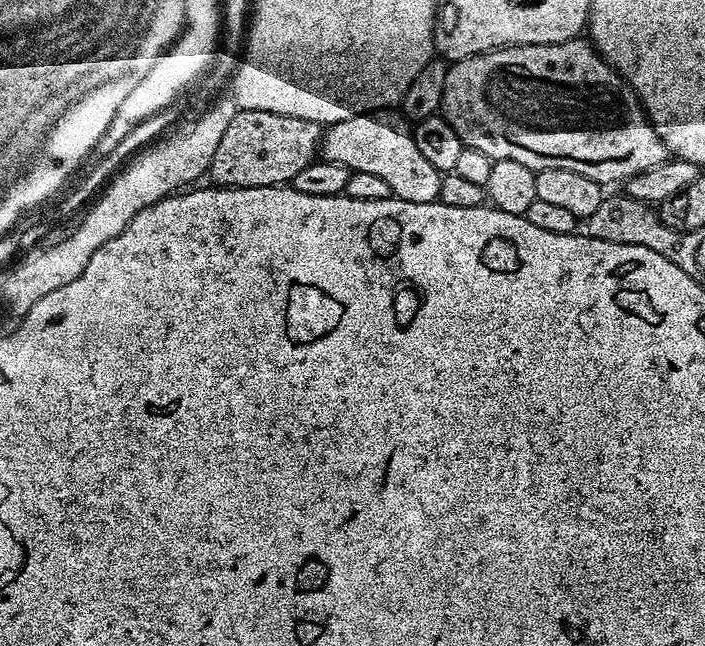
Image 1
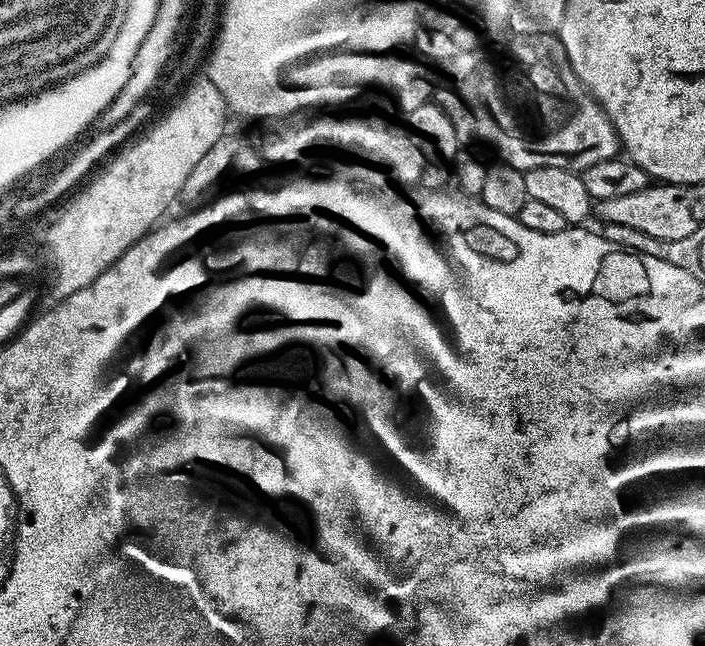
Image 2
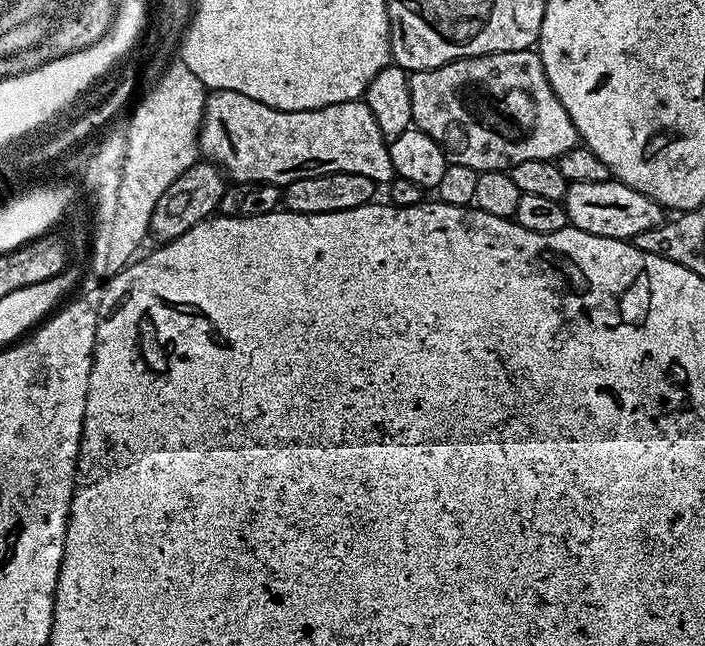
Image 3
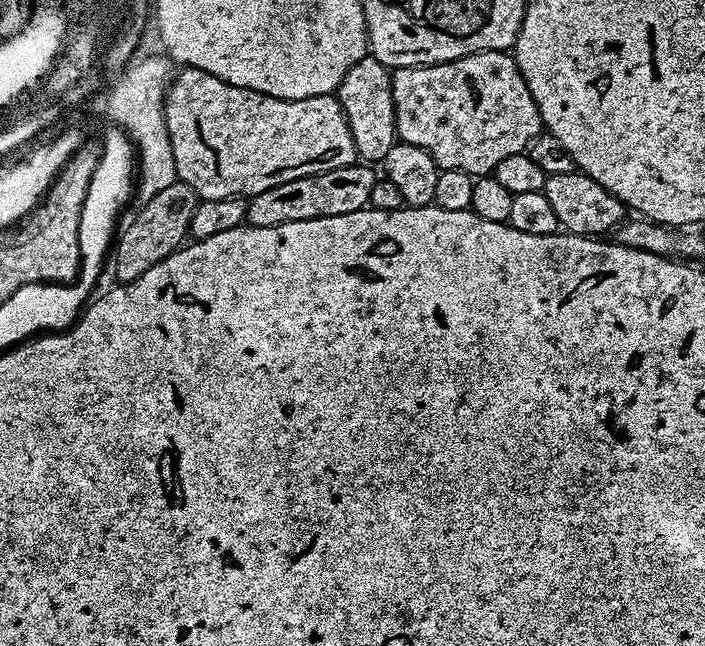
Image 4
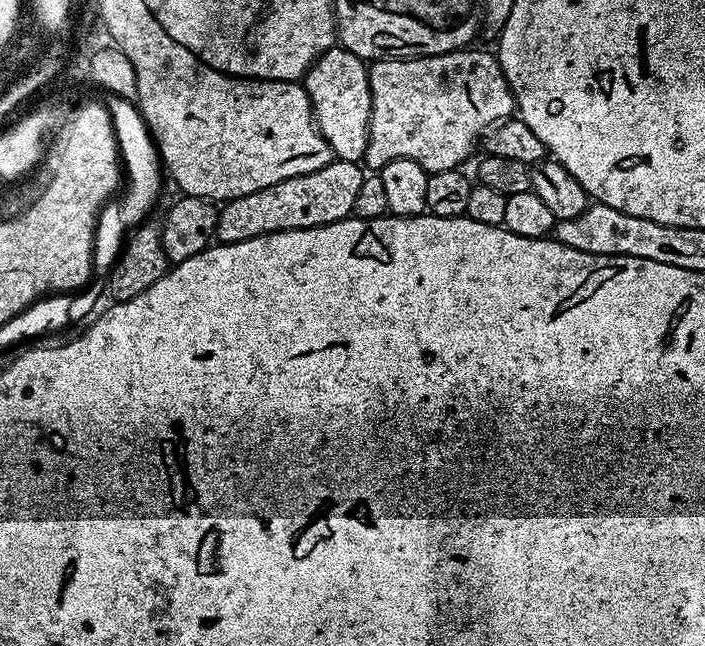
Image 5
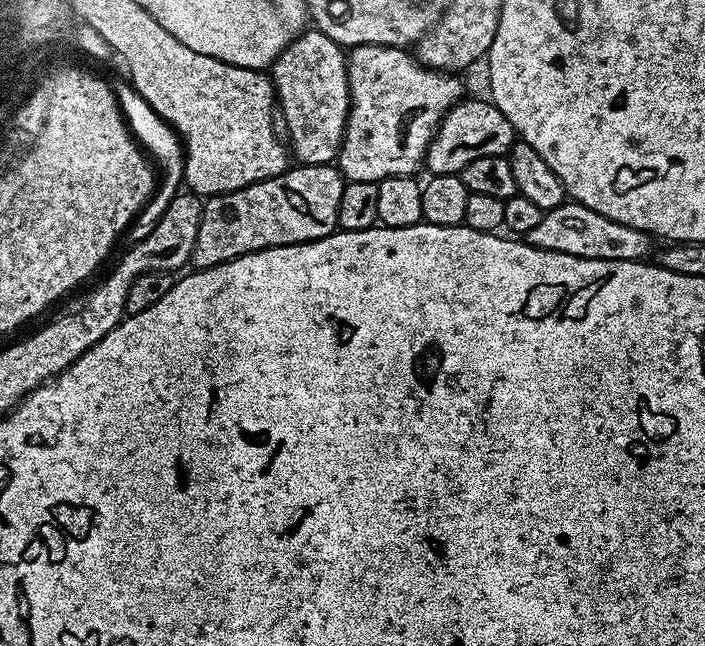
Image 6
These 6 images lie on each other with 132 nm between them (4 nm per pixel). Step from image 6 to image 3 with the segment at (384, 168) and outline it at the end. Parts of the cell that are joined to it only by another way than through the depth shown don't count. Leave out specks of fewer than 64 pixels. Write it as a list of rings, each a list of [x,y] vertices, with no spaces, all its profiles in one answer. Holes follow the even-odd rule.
[[[539,51],[467,56],[437,68],[411,73],[408,85],[413,125],[438,142],[449,164],[470,166],[470,170],[478,173],[502,172],[518,162],[530,162],[530,158],[556,160],[566,150],[577,147],[576,127],[546,78]]]

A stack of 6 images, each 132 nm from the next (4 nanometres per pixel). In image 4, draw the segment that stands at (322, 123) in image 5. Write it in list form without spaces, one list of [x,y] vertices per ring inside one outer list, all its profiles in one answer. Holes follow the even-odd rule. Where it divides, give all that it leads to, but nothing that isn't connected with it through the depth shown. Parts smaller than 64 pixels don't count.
[[[372,55],[363,56],[358,63],[346,70],[338,89],[338,99],[346,122],[350,126],[350,134],[354,138],[356,155],[364,162],[382,162],[386,154],[397,144],[396,119],[394,118],[394,100],[392,98],[392,72],[382,62],[378,62]]]

